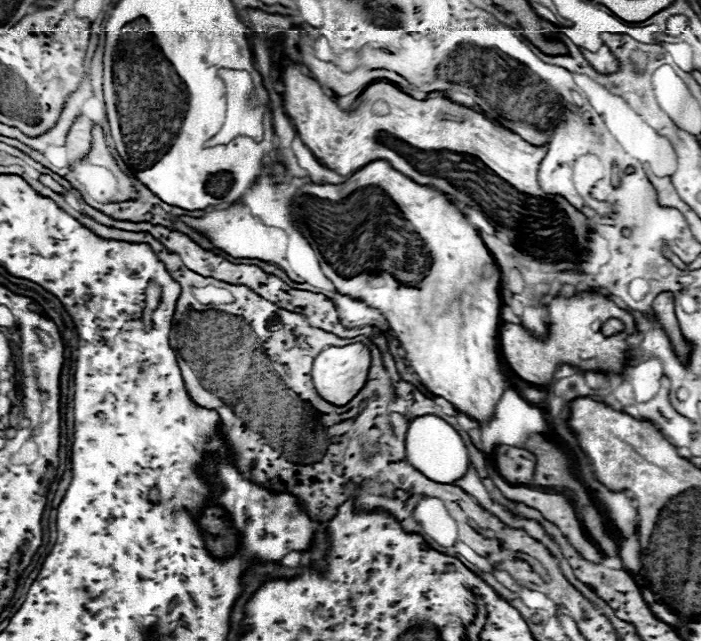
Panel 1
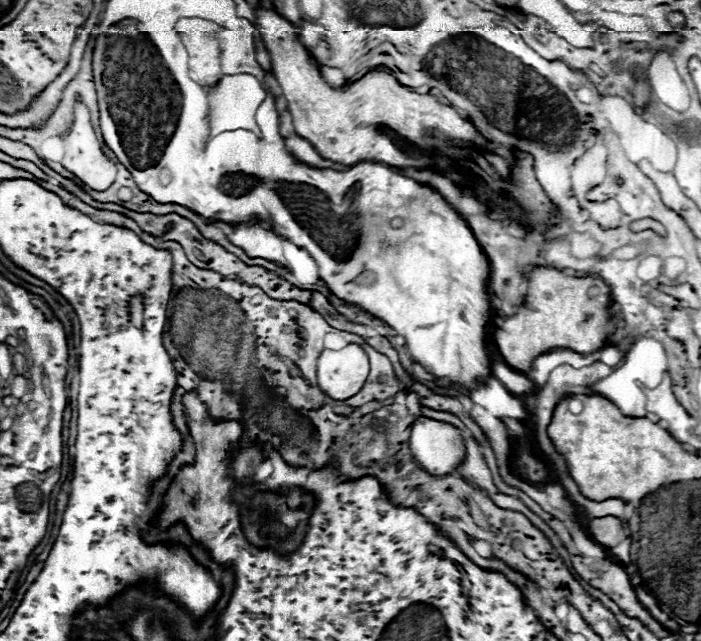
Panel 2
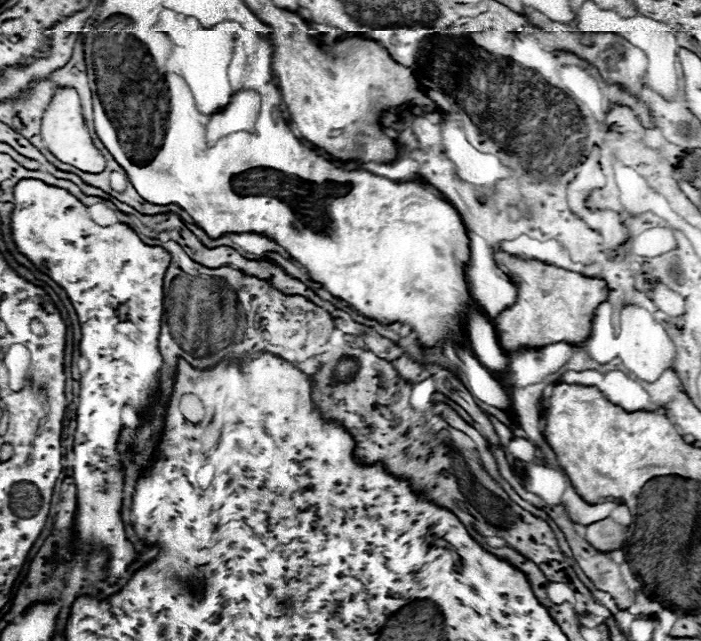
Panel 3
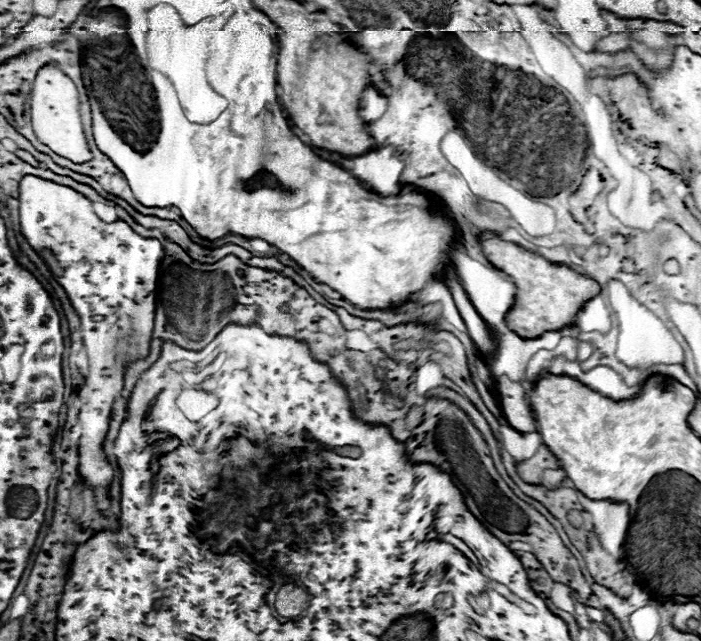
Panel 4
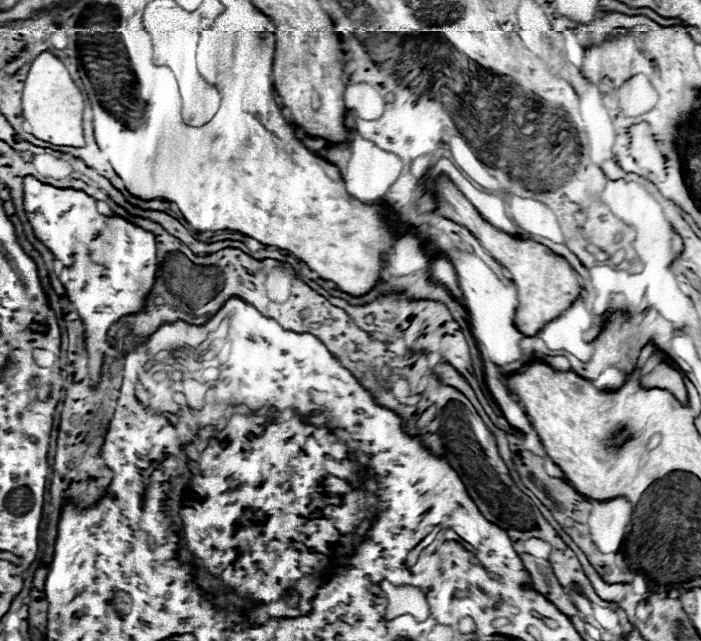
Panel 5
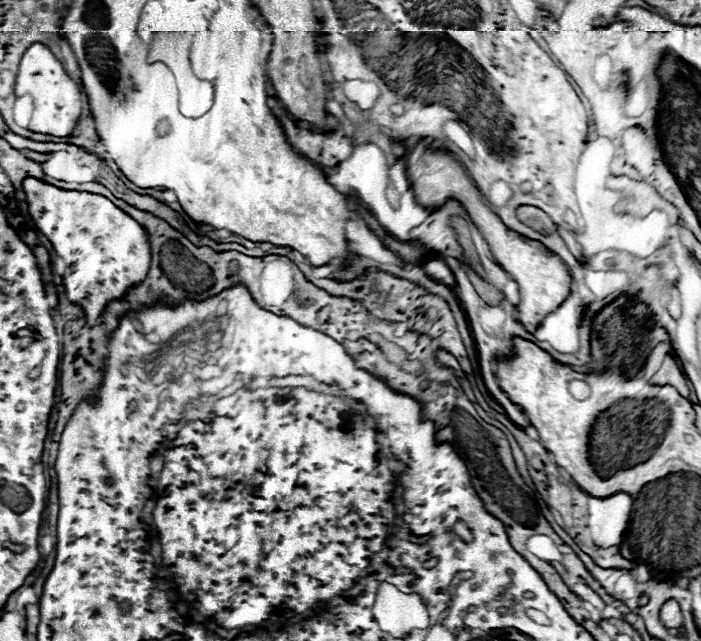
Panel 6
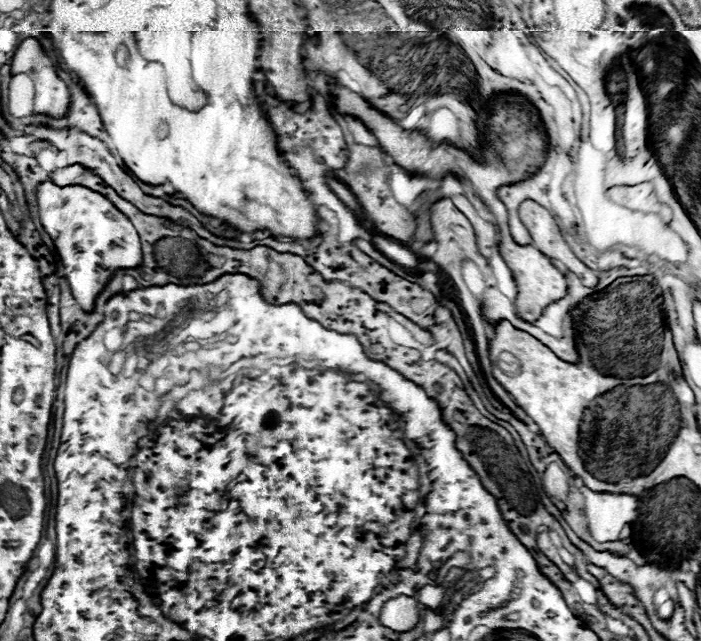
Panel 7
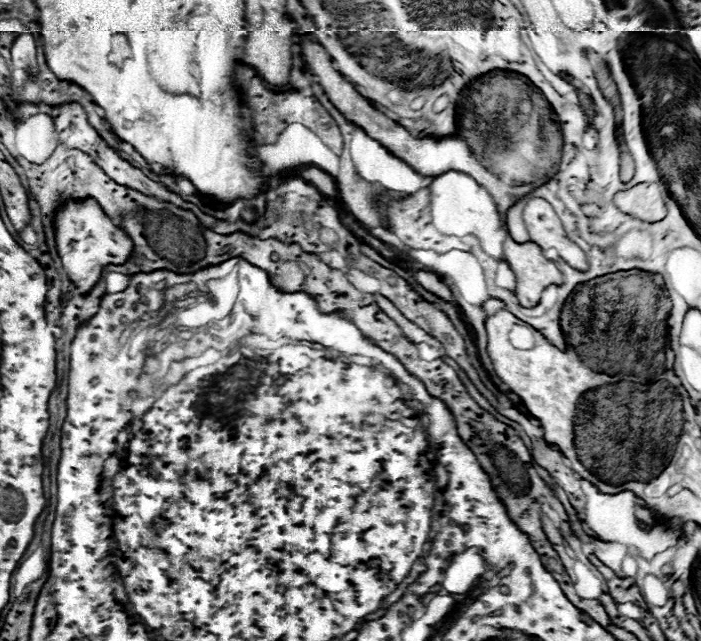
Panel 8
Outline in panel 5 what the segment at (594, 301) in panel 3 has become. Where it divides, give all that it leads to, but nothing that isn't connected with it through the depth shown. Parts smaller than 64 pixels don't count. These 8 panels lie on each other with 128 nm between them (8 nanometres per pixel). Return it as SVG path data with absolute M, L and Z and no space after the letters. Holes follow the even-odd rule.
M440 176L430 188L438 194L440 214L468 228L480 240L484 250L512 274L512 282L518 288L518 308L514 322L524 336L538 334L544 328L544 324L558 318L578 298L582 290L578 282L578 274L576 270L570 268L570 264L562 256L556 256L552 250L548 250L546 246L534 240L522 240L490 226L486 220L480 218L474 206L462 196L462 192L448 178Z

